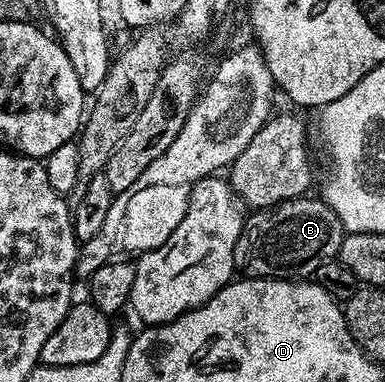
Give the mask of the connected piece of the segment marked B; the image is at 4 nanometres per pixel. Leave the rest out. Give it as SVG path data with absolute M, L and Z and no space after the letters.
M310 196L293 197L270 209L251 212L243 220L240 239L236 239L234 248L234 268L242 277L306 279L320 263L337 258L344 236L340 219L336 219L325 201Z

